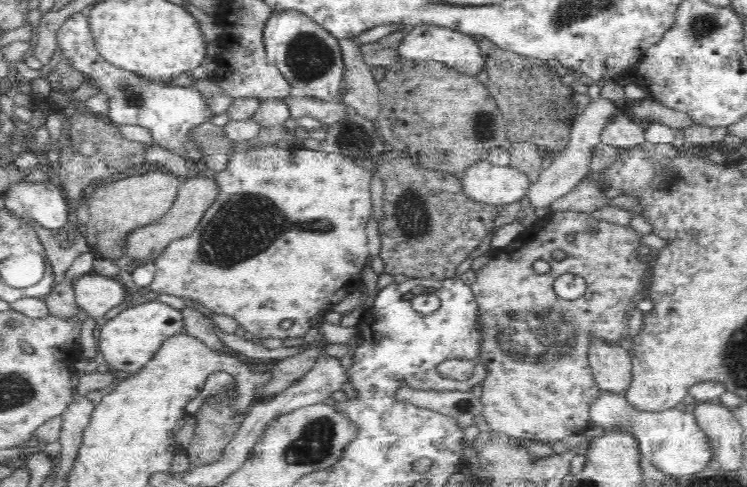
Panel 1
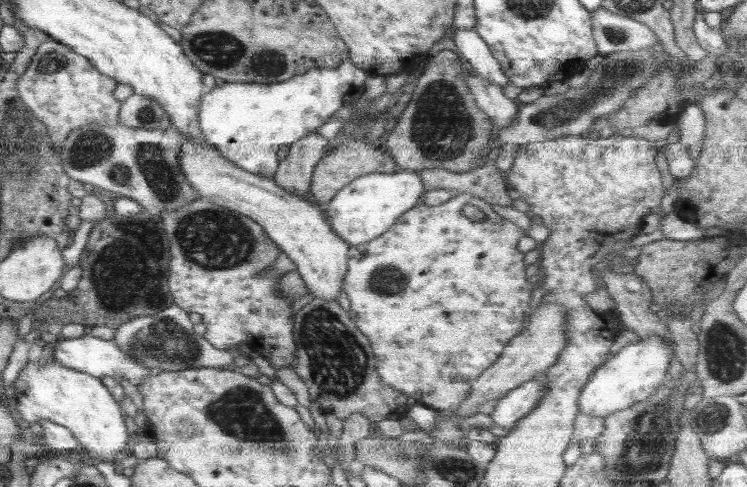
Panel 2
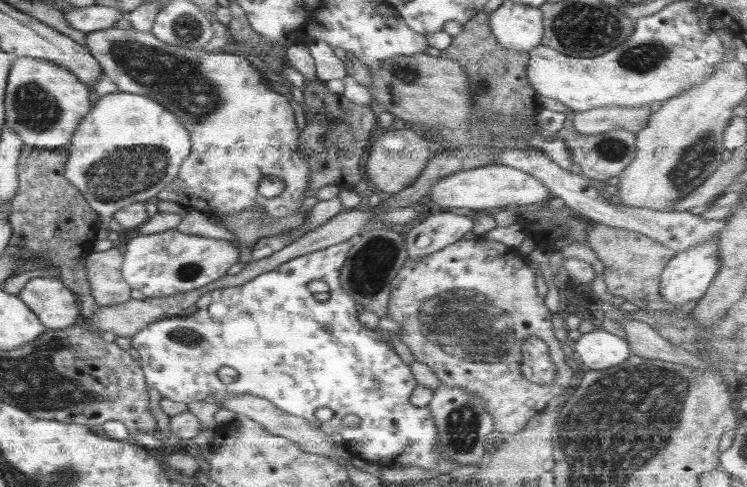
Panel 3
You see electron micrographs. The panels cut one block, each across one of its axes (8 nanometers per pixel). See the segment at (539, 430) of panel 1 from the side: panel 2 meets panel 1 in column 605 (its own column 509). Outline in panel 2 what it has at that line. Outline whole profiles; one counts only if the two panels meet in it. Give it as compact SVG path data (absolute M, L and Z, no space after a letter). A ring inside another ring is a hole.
M458 194L438 206L416 204L400 215L384 234L362 245L350 247L342 290L346 292L348 300L350 300L350 313L353 315L356 326L370 340L370 346L372 346L375 356L375 369L386 384L404 392L408 397L414 398L416 402L435 410L458 410L458 406L468 398L468 394L472 390L470 381L476 380L495 360L498 360L502 349L506 347L510 339L520 333L527 321L532 292L536 290L537 283L529 283L526 277L525 254L517 247L521 236L523 236L523 230L512 221L498 215L492 209L491 204L478 196L472 196L472 194ZM465 204L476 206L478 210L484 212L485 219L476 222L476 220L466 217L462 213Z

